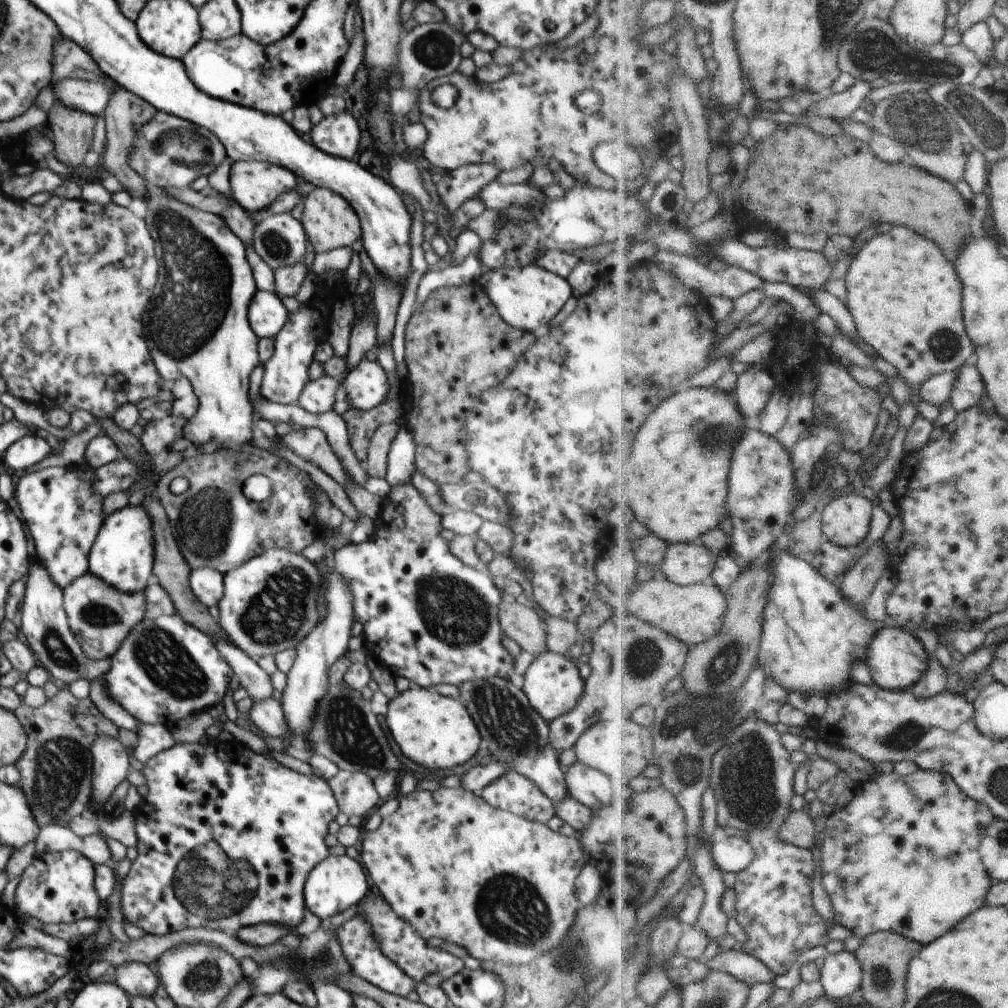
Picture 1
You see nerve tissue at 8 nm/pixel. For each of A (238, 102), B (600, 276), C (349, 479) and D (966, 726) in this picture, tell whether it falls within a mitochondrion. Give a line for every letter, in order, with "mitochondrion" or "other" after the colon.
A: other
B: other
C: other
D: other

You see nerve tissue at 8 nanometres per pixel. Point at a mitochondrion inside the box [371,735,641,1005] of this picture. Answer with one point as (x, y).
(523, 930)

